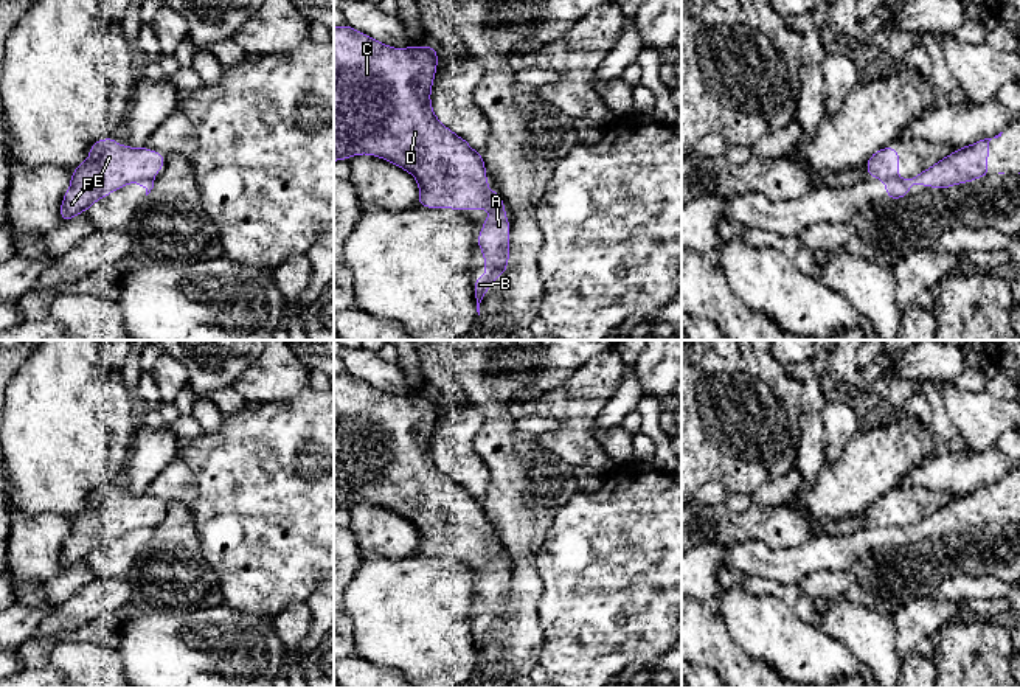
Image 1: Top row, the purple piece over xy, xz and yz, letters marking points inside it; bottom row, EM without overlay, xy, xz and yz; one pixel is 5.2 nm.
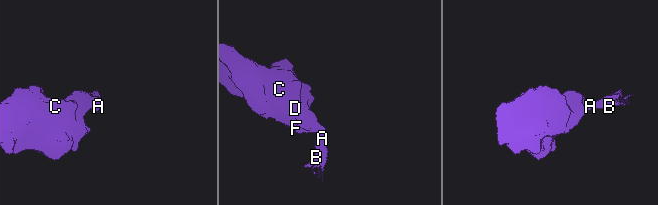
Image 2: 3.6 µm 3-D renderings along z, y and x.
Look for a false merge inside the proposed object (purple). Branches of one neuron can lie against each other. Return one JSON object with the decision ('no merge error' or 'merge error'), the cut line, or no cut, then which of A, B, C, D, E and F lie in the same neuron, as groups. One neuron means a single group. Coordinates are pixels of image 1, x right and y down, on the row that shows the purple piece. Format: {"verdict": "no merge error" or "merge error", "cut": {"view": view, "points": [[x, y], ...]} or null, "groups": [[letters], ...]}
{"verdict": "merge error", "cut": {"view": "xz", "points": [[499, 194], [488, 198], [486, 208]]}, "groups": [["A", "B"], ["C", "D", "E", "F"]]}

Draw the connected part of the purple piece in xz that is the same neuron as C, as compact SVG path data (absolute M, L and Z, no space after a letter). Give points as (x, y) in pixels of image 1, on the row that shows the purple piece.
M348 25L334 28L334 162L349 160L352 155L368 154L383 158L404 171L410 172L419 185L418 203L425 208L452 208L452 210L487 210L487 197L500 196L497 191L489 191L489 182L486 179L486 166L483 155L474 151L469 143L453 134L447 126L441 124L432 109L430 93L438 65L438 51L428 47L408 47L393 48L388 47L365 33L360 33Z

